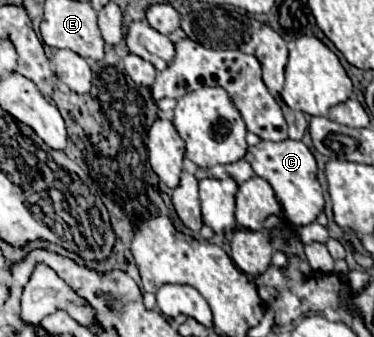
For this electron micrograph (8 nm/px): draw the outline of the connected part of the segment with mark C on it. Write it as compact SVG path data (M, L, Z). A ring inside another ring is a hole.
M284 139L280 143L260 141L258 145L248 147L244 159L252 165L252 169L254 169L254 173L258 177L266 179L272 185L278 201L282 201L284 221L286 221L288 227L270 229L272 237L282 237L282 239L288 241L296 229L316 221L316 217L324 209L324 197L322 197L320 183L316 179L314 155L312 155L312 151L302 141L292 141L292 139Z

